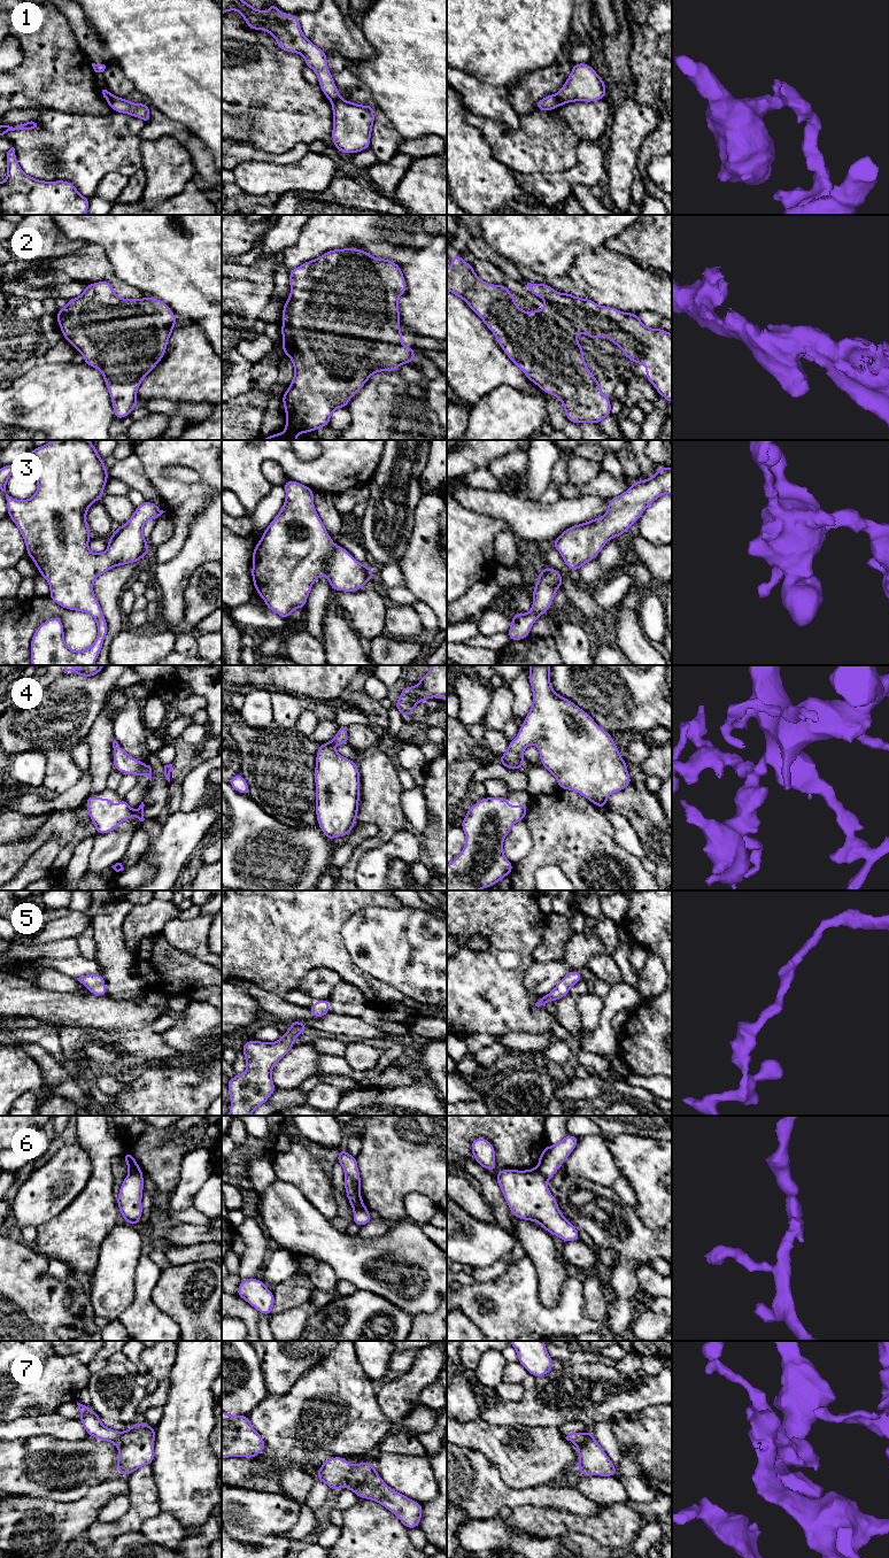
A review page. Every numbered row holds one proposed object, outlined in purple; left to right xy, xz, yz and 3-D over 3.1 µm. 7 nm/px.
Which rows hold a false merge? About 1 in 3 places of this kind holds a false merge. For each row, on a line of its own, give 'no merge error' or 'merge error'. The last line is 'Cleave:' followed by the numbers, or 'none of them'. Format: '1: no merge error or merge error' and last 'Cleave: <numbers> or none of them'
1: merge error
2: no merge error
3: no merge error
4: no merge error
5: no merge error
6: merge error
7: no merge error
Cleave: 1, 6

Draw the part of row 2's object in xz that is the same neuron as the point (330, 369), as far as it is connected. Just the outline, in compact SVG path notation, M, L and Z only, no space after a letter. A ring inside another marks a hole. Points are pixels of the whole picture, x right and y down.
M358 248L332 249L316 260L307 261L297 268L289 271L291 295L283 308L283 352L294 364L294 378L287 391L283 395L283 404L286 412L286 425L284 433L275 433L273 435L264 437L263 440L297 440L294 437L300 433L316 431L319 427L328 426L332 412L337 408L347 408L349 400L365 385L369 378L379 371L391 372L396 370L402 364L407 364L416 360L415 349L403 346L403 333L400 331L400 310L399 296L407 292L407 281L403 277L401 267L395 262L386 259L377 259L369 253Z

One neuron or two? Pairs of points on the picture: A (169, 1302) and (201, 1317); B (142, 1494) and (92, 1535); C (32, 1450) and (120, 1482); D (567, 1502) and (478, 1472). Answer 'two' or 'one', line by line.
A: one
B: one
C: two
D: one

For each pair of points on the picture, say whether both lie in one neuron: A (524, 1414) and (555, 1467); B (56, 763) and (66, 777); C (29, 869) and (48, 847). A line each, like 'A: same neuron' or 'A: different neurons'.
A: different neurons
B: same neuron
C: same neuron

